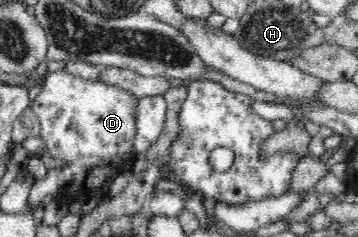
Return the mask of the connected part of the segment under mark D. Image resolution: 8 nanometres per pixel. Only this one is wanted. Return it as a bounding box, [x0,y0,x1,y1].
[26,69,137,209]

